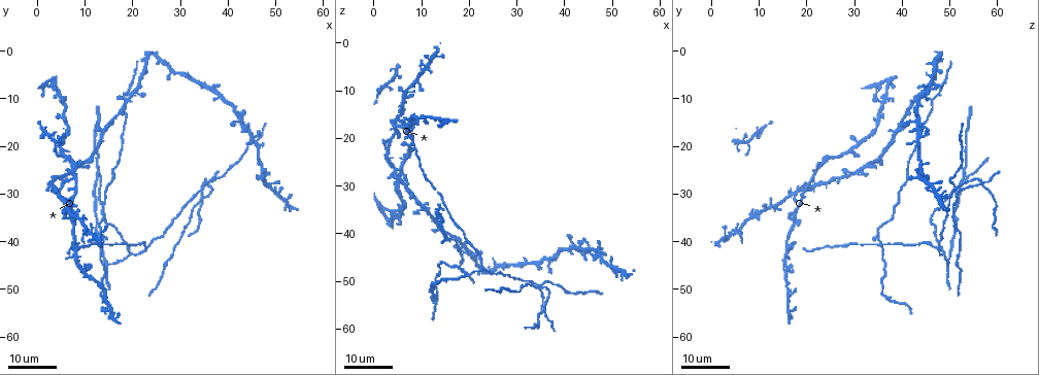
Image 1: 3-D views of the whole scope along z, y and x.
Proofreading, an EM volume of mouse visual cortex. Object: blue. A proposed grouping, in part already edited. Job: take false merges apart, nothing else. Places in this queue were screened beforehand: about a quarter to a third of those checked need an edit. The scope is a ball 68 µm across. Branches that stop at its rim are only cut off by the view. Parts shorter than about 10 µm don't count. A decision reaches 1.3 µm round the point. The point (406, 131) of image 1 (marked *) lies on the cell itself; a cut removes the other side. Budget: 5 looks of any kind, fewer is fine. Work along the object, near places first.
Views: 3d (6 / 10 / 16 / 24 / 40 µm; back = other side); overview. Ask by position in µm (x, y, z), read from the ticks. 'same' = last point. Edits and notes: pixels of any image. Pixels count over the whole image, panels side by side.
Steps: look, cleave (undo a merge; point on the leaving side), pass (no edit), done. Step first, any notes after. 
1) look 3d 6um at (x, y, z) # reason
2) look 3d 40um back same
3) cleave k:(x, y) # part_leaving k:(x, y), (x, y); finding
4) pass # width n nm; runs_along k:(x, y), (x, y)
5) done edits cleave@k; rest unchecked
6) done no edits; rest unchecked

look 3d 24um at (8.0, 41.0, 16.5) # looks like a crossing

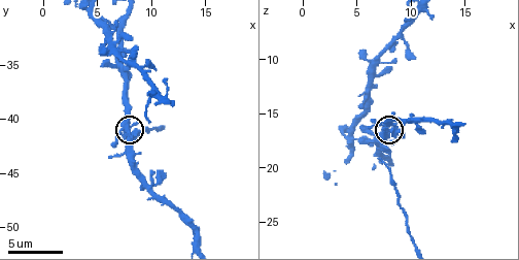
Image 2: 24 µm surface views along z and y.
look 3d 6um same

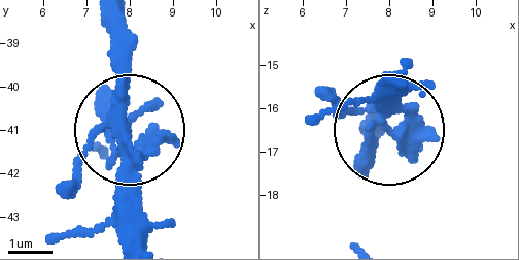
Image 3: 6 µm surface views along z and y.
pass # runs_along 3:(117, 23), (132, 233); all the same cell

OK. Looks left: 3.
look 3d 16um at (6.2, 32.6, 12.6) # arms part here

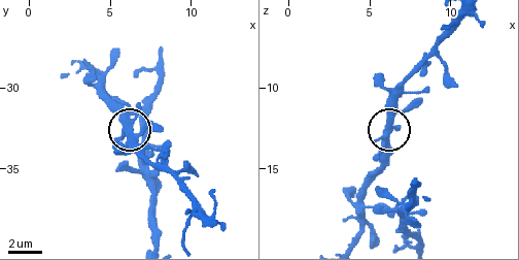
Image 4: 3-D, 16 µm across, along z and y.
look 3d 16um back at (6.1, 32.5, 12.4)

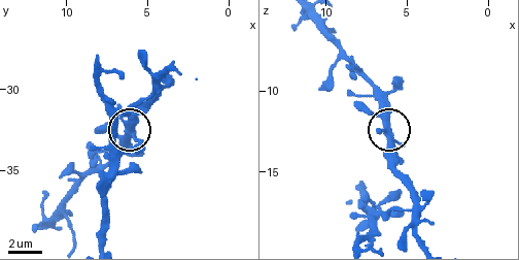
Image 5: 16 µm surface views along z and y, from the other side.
pass # one cell here

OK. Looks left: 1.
done no edits; rest unchecked

